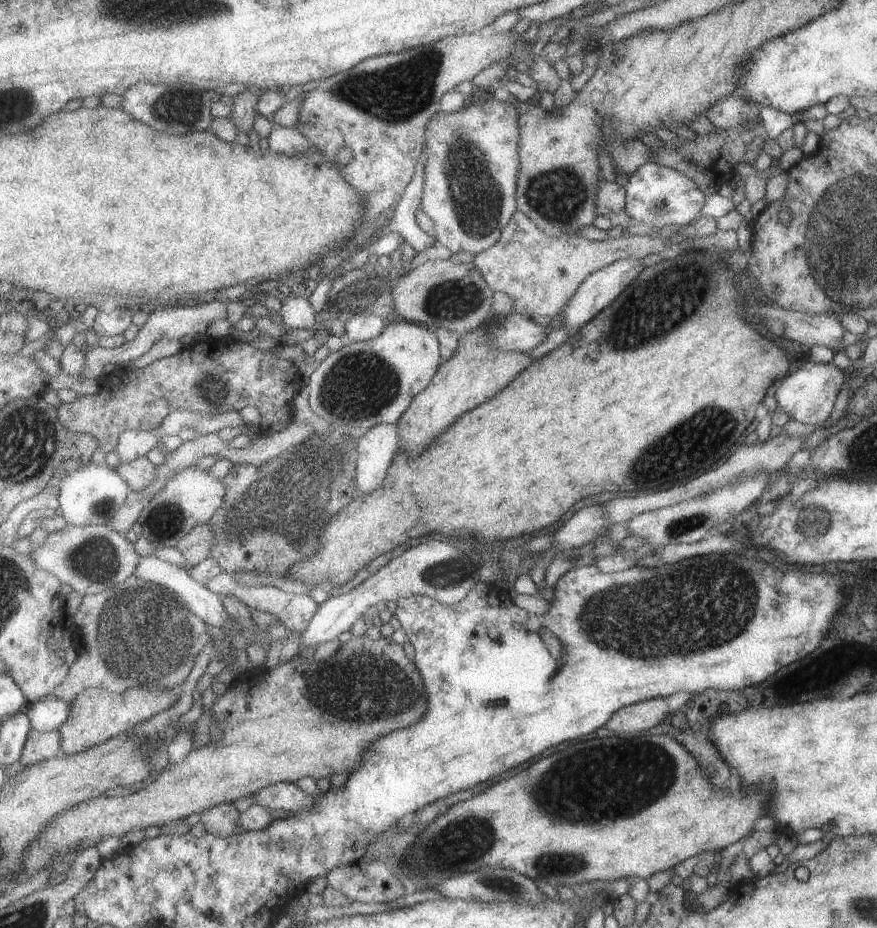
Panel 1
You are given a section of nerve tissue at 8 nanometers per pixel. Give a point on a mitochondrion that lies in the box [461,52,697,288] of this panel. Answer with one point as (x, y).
(557, 196)

